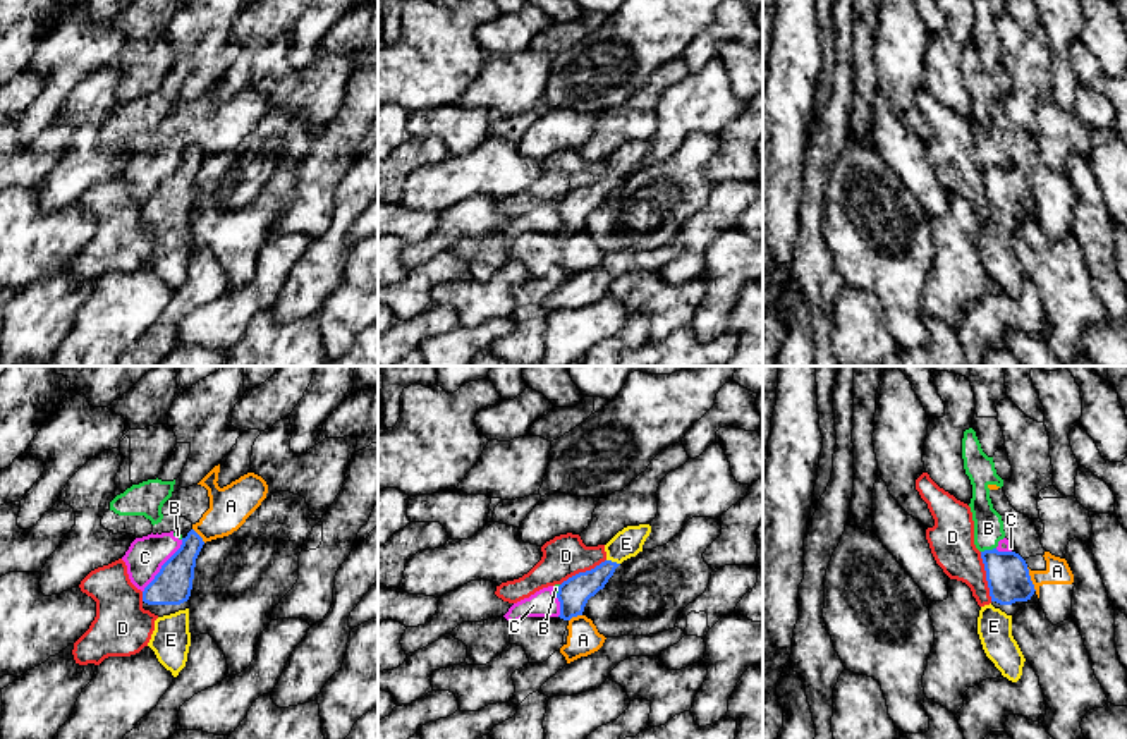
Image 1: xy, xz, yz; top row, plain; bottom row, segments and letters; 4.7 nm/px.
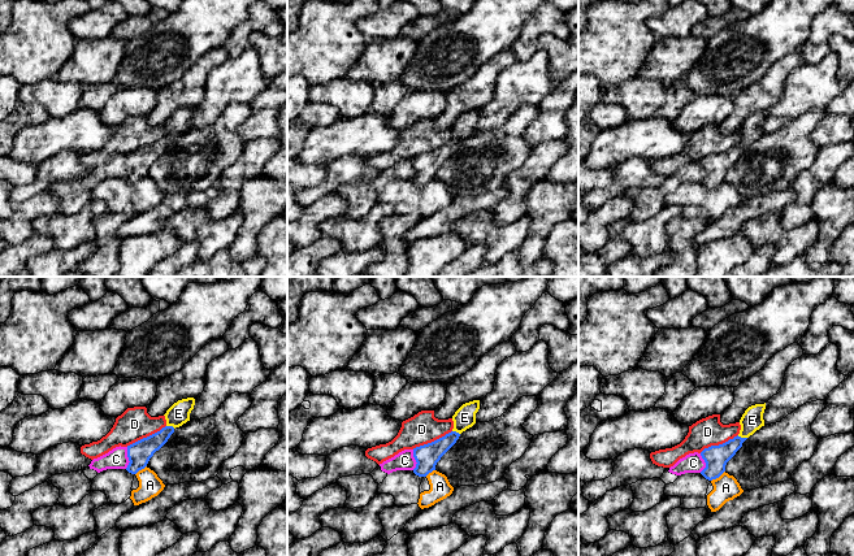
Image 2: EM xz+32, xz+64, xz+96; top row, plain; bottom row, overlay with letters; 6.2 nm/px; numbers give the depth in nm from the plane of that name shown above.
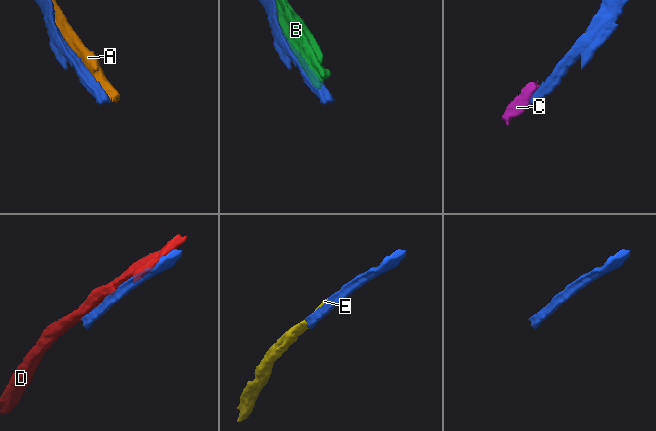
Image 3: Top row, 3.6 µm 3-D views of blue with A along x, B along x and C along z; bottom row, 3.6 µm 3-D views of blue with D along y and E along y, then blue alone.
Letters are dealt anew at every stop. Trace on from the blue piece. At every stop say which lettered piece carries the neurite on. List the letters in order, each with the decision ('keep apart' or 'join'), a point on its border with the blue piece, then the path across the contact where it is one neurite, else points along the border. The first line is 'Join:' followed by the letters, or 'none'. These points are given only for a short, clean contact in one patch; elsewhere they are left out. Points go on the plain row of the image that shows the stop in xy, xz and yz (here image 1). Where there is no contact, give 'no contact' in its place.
Join: E
A: keep apart; meets blue in yz at (1029, 195)
B: keep apart; meets blue in yz at (988, 165)
C: keep apart; meets blue in xy at (162, 181); border along xy (182, 155), (181, 162), (143, 207)
D: keep apart; meets blue in yz at (986, 191)
E: join; meets blue in xz at (614, 177)

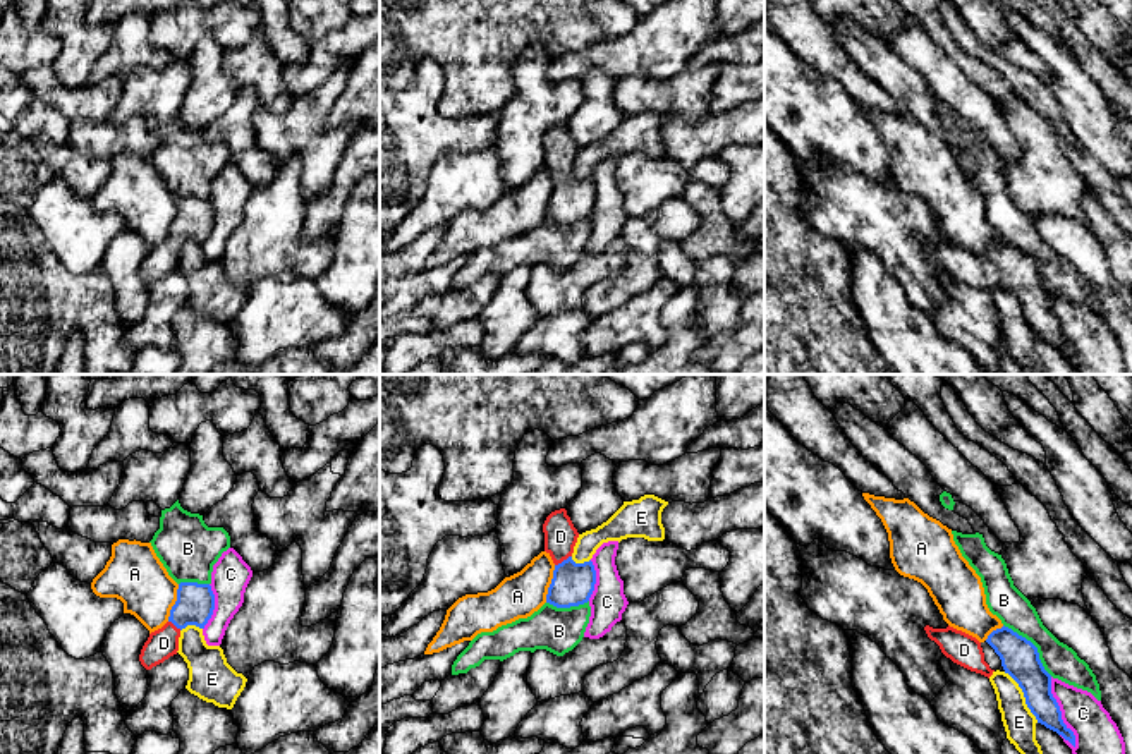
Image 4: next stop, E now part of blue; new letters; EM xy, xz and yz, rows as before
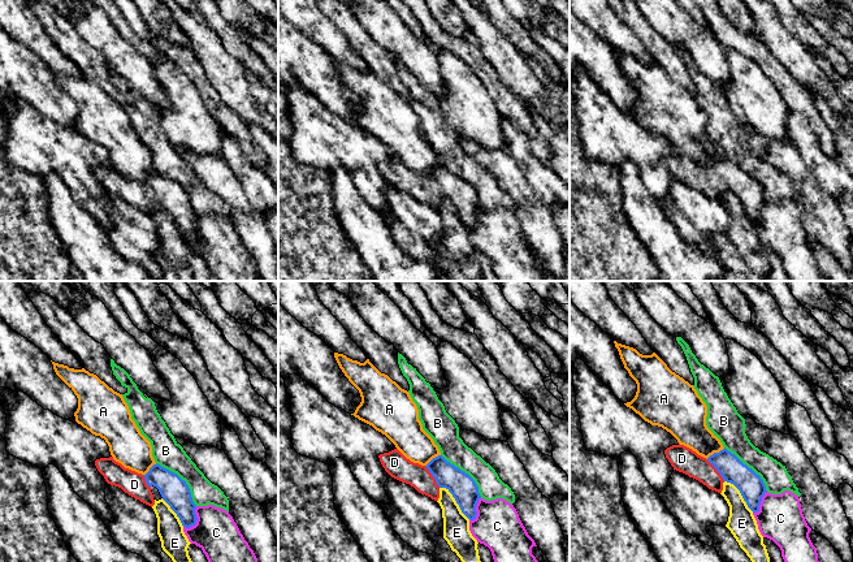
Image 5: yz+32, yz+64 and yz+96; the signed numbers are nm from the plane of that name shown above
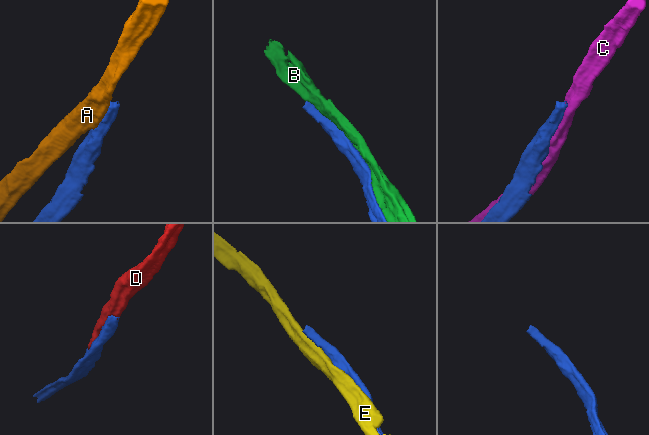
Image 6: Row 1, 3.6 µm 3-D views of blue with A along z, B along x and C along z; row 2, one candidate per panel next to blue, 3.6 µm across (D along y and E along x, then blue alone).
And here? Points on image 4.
Join: D
A: keep apart; meets blue in xy at (176, 218)
B: keep apart; meets blue in yz at (1034, 261)
C: keep apart; meets blue in yz at (1060, 328)
D: join; meets blue in xz at (564, 176)
E: keep apart; meets blue in yz at (1024, 311)

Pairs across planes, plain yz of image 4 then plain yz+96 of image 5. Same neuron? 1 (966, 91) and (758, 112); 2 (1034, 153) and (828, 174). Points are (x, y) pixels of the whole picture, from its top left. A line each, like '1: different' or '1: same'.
1: different
2: different

